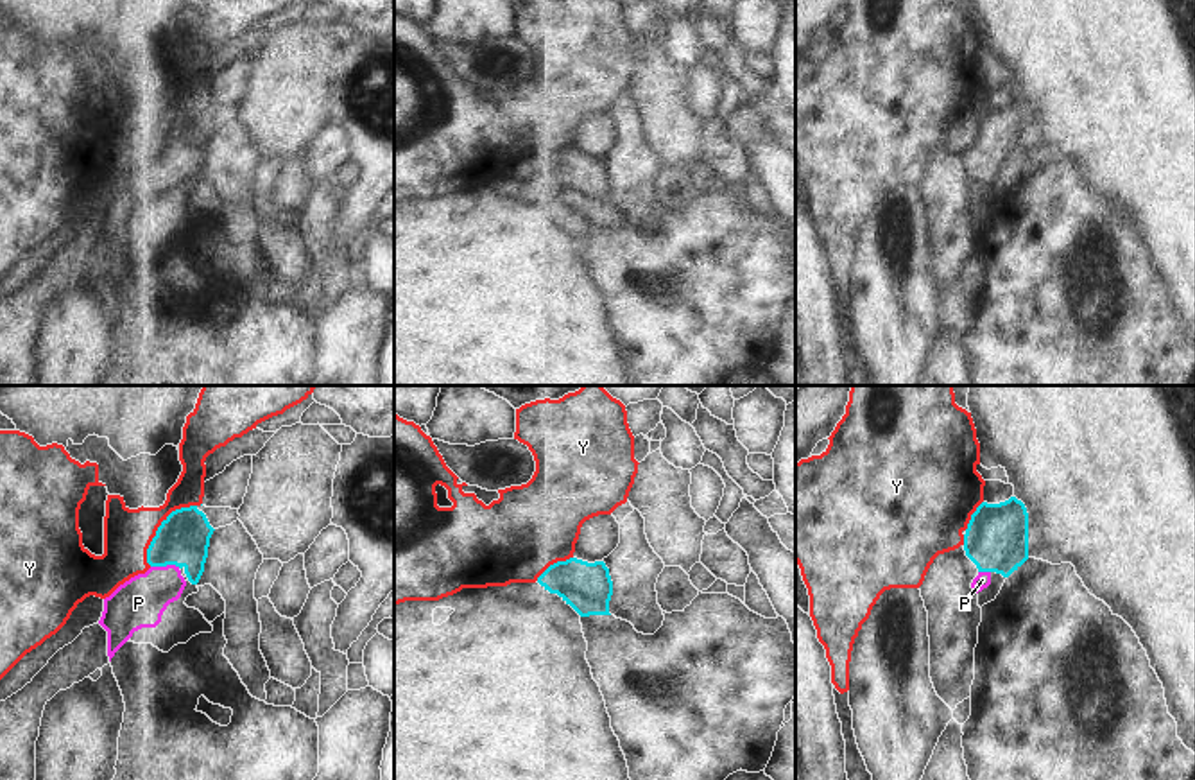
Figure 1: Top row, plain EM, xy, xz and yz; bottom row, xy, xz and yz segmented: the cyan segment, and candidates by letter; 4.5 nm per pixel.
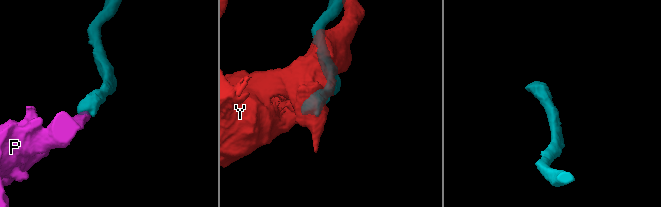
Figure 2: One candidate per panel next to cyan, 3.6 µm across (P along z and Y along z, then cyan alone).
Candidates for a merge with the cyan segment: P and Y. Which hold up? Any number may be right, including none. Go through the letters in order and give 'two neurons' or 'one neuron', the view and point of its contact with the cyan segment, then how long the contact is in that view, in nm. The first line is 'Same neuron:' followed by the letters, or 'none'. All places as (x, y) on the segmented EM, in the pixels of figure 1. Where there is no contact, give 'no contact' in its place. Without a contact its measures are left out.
Same neuron: P
P: one neuron; meets cyan in xy at (165, 565); contact 140 nm long
Y: two neurons; meets cyan in xy at (158, 528); contact 360 nm long

